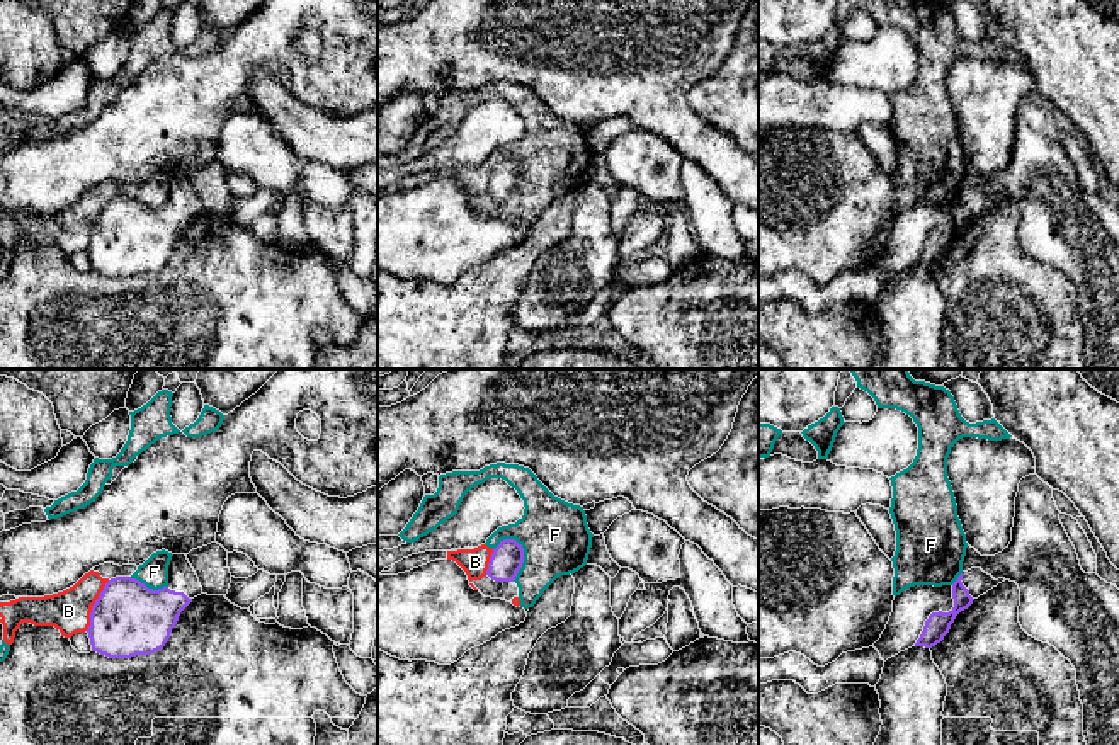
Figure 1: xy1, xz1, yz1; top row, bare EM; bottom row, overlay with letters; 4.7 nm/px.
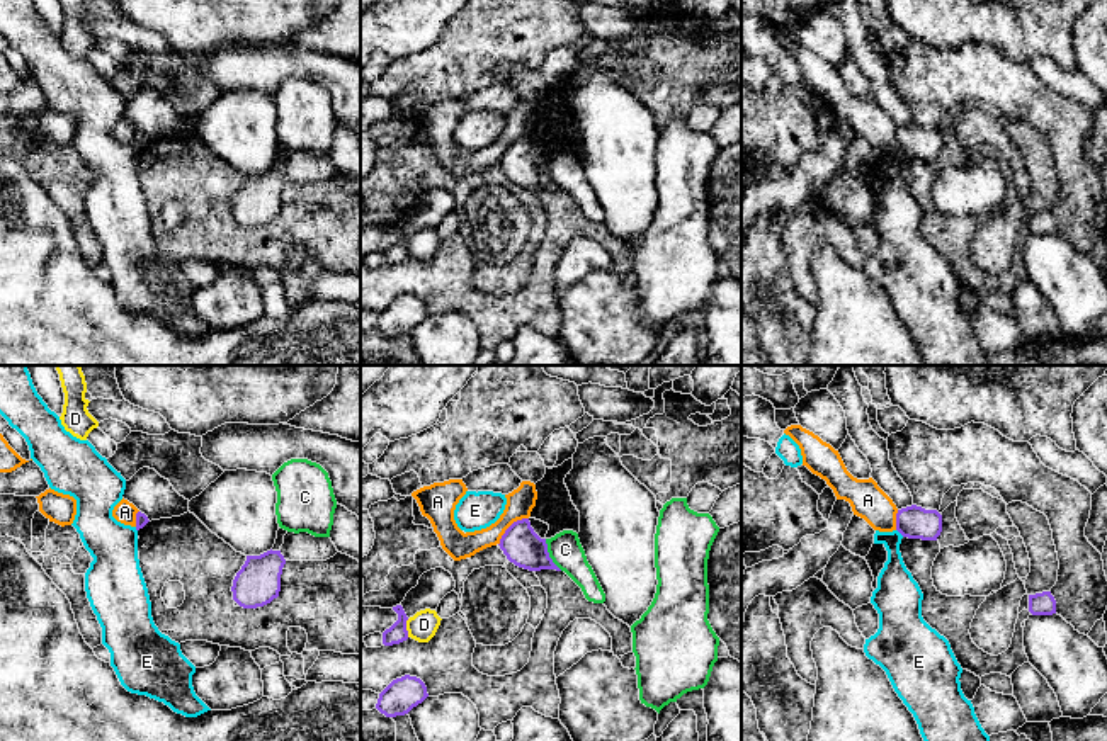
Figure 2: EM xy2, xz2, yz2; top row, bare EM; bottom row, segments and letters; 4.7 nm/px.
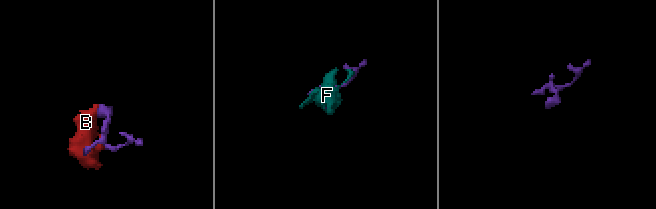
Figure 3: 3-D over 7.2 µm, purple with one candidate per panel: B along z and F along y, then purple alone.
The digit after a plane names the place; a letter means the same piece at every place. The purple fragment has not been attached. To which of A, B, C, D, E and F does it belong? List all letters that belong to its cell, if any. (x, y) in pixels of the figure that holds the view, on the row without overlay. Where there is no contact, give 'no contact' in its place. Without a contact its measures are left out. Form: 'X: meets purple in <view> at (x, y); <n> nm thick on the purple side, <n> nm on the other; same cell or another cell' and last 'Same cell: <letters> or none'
A: meets purple in xz2 at (509, 147); 180 nm thick on the purple side, 130 nm on the other; another cell
B: meets purple in xy1 at (92, 225); 340 nm thick on the purple side, 200 nm on the other; another cell
C: meets purple in xz2 at (548, 174); 180 nm thick on the purple side, 160 nm on the other; another cell
D: meets purple in xz2 at (405, 247); 90 nm thick on the purple side, 140 nm on the other; another cell
E: meets purple in yz2 at (900, 152); 160 nm thick on the purple side, 180 nm on the other; another cell
F: meets purple in xz1 at (522, 174); 150 nm thick on the purple side, 320 nm on the other; another cell
Same cell: none

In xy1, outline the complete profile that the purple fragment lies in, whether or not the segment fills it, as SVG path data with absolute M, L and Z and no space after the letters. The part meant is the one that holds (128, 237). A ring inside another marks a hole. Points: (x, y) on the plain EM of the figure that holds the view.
M173 173L168 204L148 208L136 197L111 197L92 225L87 248L92 270L109 277L151 274L165 265L180 231L202 213L185 173Z

